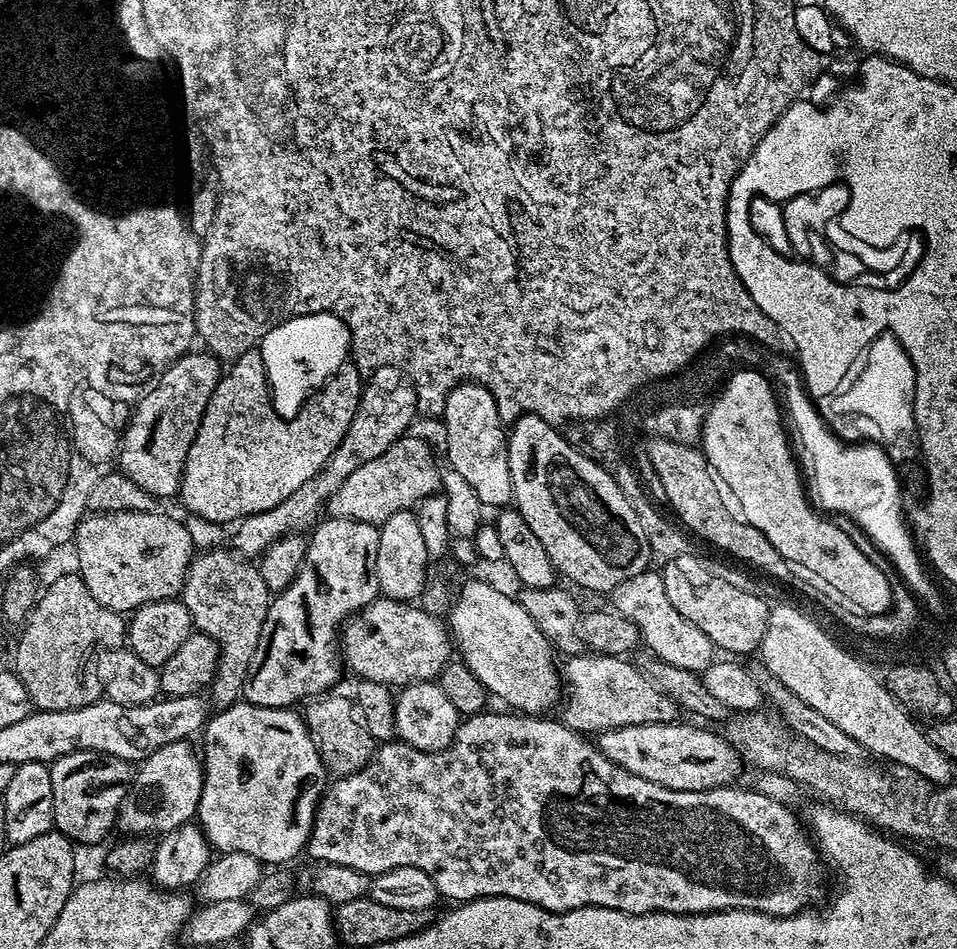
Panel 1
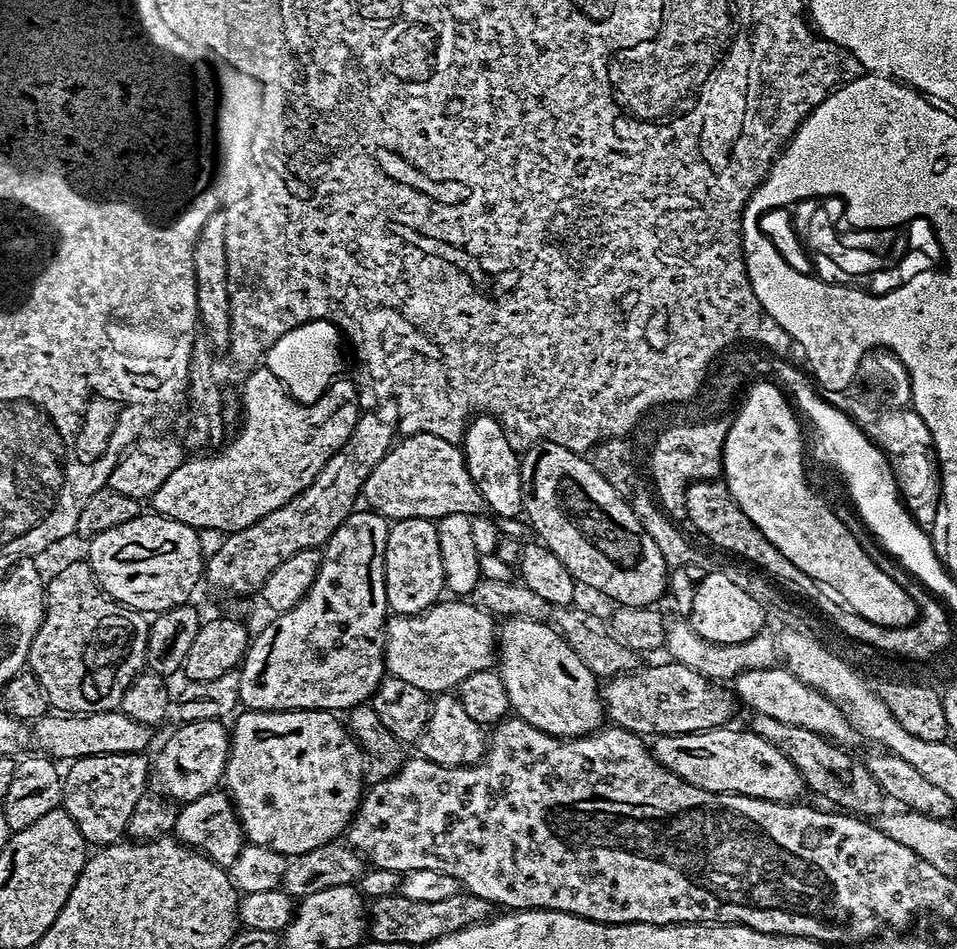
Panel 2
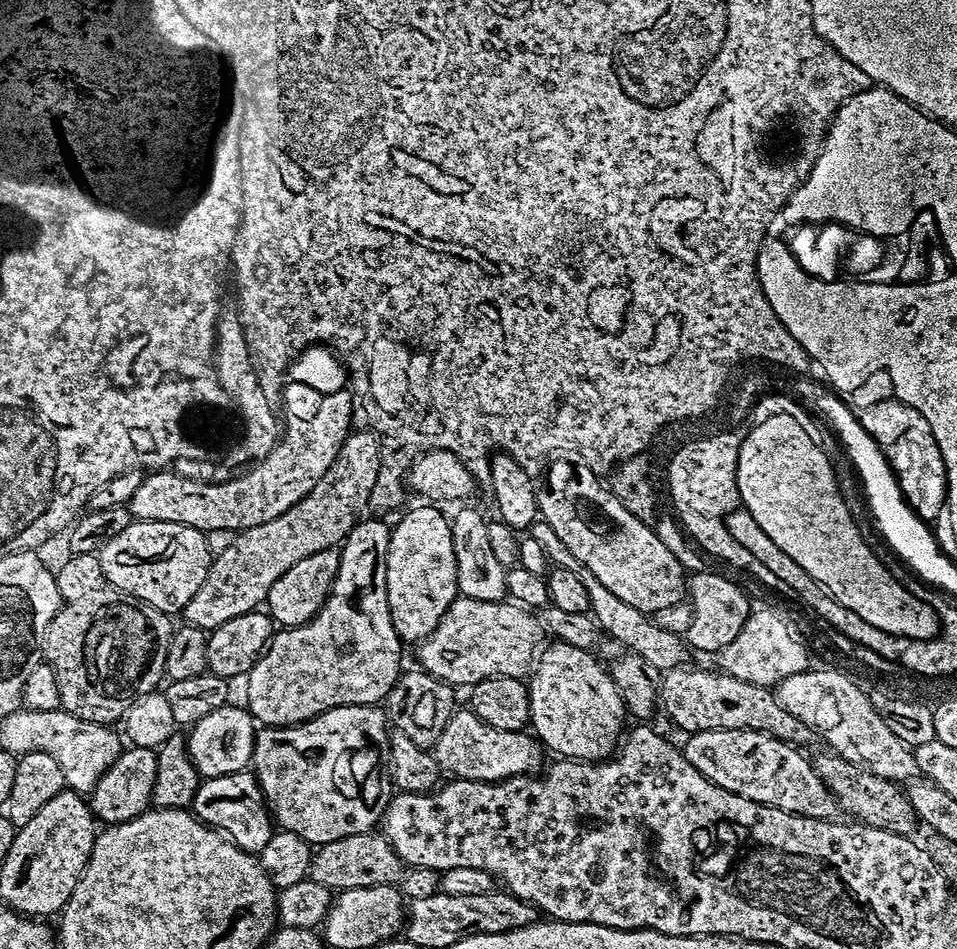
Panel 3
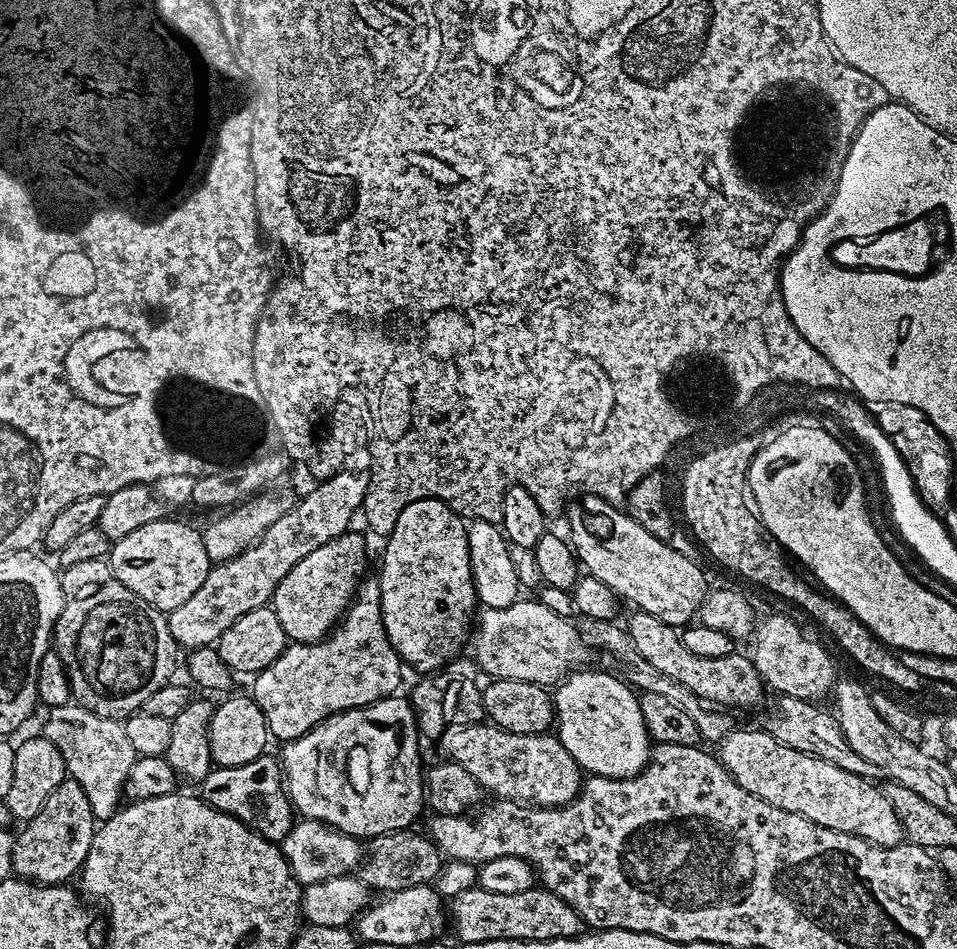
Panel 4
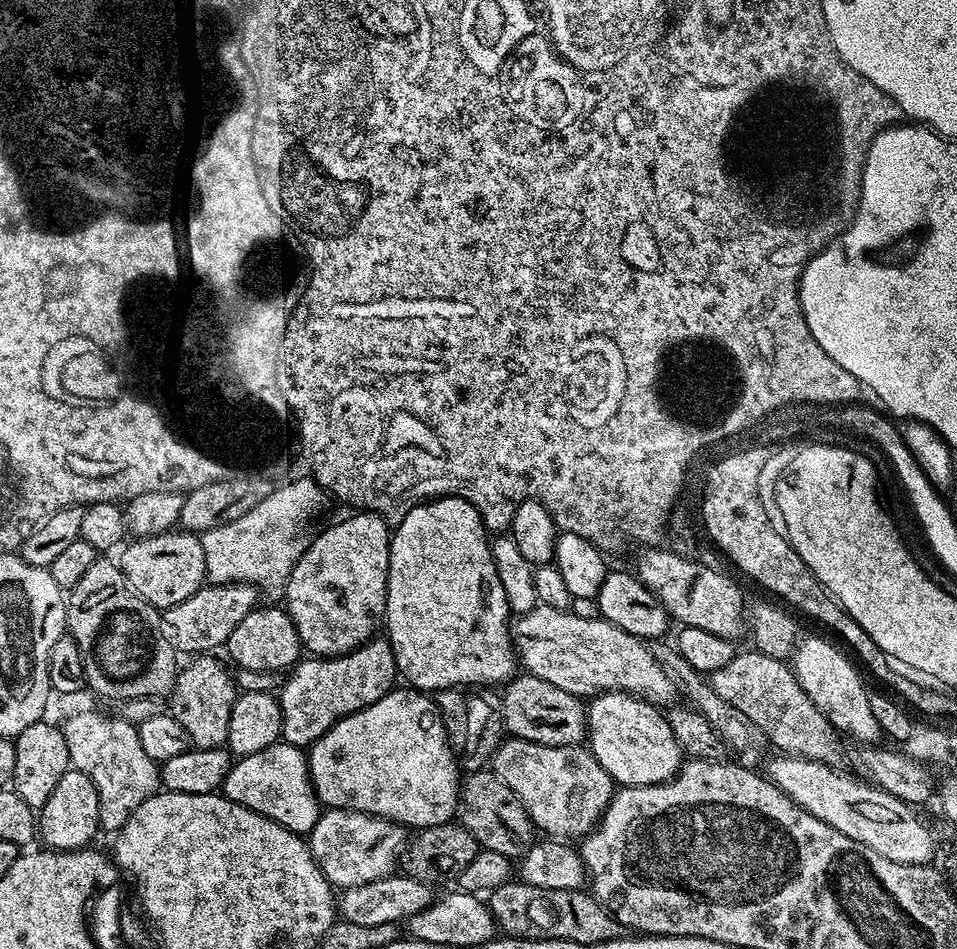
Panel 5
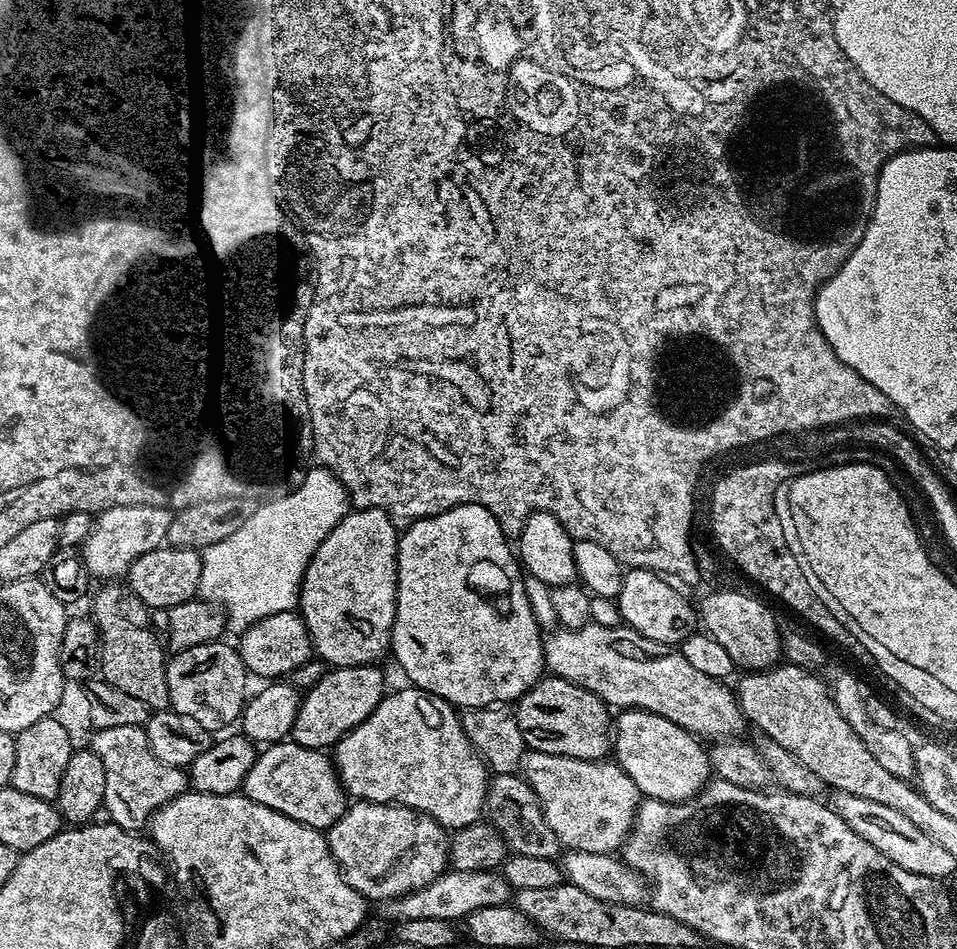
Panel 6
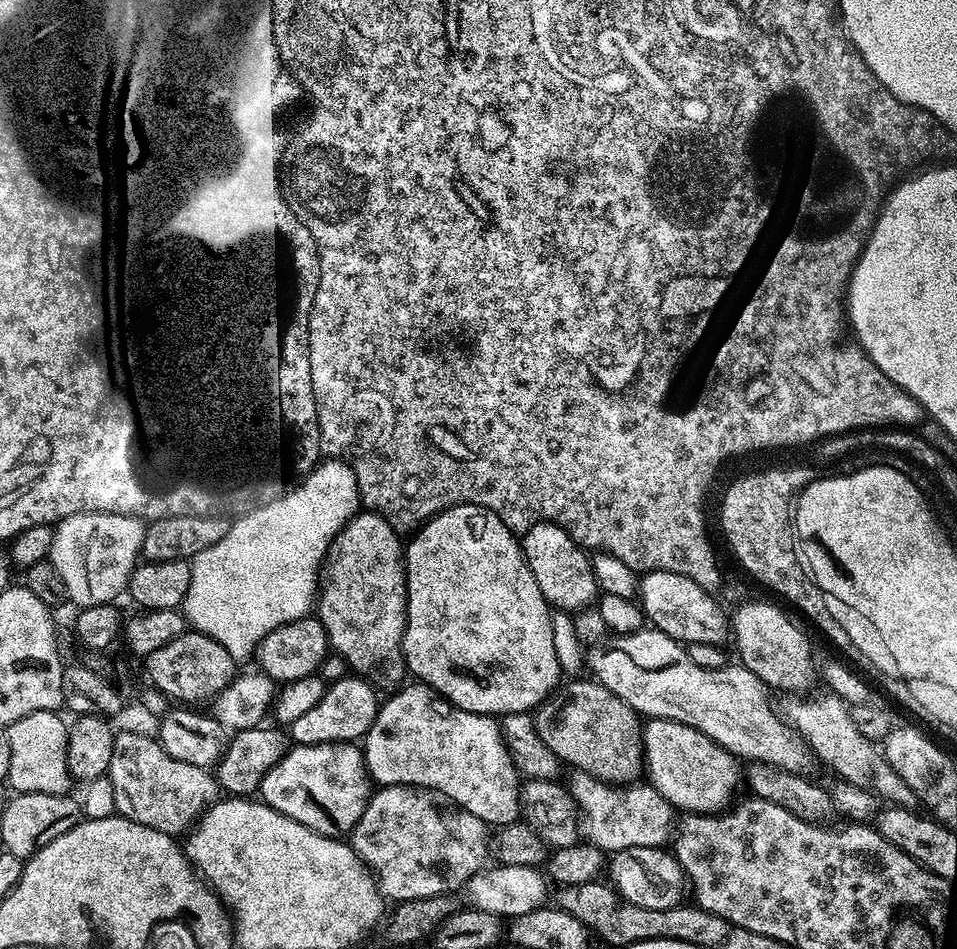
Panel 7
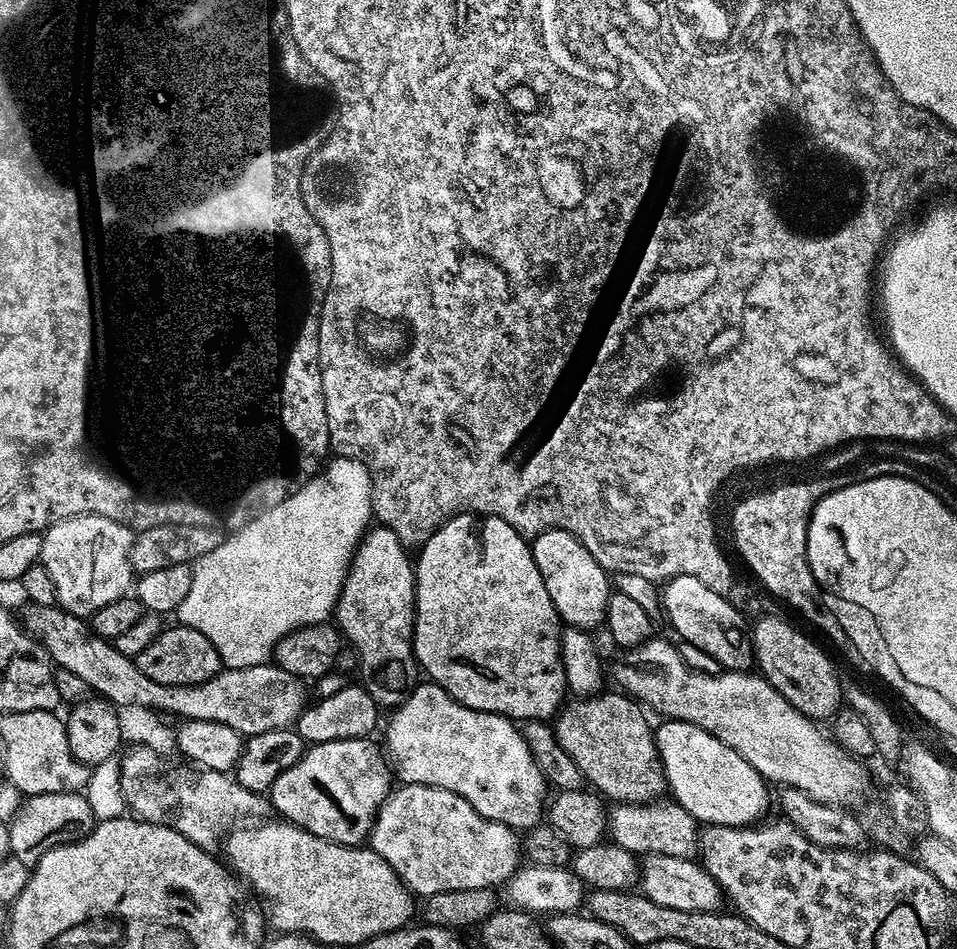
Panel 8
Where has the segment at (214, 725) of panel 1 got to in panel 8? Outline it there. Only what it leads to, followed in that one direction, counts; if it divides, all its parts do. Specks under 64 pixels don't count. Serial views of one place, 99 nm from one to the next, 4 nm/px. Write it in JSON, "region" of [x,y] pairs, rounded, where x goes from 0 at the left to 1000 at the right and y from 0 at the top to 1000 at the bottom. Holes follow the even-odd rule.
{"region":[[[450,719],[436,720],[424,740],[413,747],[409,754],[403,800],[413,821],[419,827],[444,826],[473,834],[485,841],[503,860],[538,875],[559,872],[569,863],[571,840],[574,838],[575,827],[562,811],[544,768],[531,756],[488,746],[487,743],[473,738],[466,727]]]}

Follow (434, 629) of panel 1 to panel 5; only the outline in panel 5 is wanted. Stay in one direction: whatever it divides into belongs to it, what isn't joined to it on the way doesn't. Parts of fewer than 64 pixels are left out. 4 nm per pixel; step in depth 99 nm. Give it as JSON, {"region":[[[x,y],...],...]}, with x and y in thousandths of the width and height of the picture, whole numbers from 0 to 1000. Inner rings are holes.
{"region":[[[567,639],[546,646],[540,653],[543,654],[537,658],[537,682],[546,707],[583,723],[583,727],[591,727],[607,736],[622,736],[628,729],[656,729],[659,733],[668,733],[670,738],[687,744],[697,743],[702,740],[697,738],[708,733],[706,721],[690,698],[684,695],[680,682],[668,670],[642,660],[635,653],[604,651],[597,643],[588,645]]]}

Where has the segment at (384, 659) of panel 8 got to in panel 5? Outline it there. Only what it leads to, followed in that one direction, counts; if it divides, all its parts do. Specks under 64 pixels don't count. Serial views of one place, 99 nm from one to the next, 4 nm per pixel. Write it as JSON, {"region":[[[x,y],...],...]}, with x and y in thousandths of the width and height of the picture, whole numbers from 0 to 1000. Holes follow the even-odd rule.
{"region":[[[383,537],[368,543],[372,544],[364,544],[325,566],[295,624],[315,680],[330,693],[369,687],[390,673],[403,653],[408,552],[402,545]]]}

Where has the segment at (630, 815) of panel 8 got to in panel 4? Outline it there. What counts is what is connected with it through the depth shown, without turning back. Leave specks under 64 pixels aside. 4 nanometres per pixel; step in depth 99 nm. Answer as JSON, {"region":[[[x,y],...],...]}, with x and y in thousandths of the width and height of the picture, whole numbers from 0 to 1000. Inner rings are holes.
{"region":[[[513,761],[493,763],[490,767],[481,767],[467,777],[471,804],[483,807],[502,826],[503,831],[515,835],[515,840],[530,841],[546,845],[562,851],[586,851],[606,838],[608,829],[608,810],[601,799],[587,786],[581,773],[537,773],[528,767],[519,767]]]}

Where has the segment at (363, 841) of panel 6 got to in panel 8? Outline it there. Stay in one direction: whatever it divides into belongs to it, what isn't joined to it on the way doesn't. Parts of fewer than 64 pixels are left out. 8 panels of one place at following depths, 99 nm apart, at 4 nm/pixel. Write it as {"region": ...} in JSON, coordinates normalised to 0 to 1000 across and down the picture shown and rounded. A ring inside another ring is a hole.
{"region":[[[421,826],[406,836],[389,868],[385,889],[412,916],[427,939],[441,946],[470,938],[524,935],[545,908],[545,887],[538,874],[503,860],[473,834],[444,826]]]}

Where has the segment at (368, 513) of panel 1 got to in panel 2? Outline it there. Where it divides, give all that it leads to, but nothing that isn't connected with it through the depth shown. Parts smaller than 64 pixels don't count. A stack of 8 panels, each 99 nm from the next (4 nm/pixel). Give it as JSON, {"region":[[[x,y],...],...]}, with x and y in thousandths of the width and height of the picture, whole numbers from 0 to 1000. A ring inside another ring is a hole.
{"region":[[[438,453],[434,456],[427,456],[423,458],[423,463],[418,465],[418,463],[408,472],[403,479],[400,481],[399,486],[395,487],[394,491],[387,497],[386,504],[382,504],[379,516],[377,518],[380,529],[385,529],[383,534],[388,538],[396,541],[401,547],[413,550],[415,548],[423,548],[428,545],[437,545],[443,548],[457,549],[466,542],[487,542],[488,544],[499,544],[505,543],[509,538],[509,531],[503,523],[503,518],[498,514],[498,510],[495,508],[494,504],[491,503],[491,497],[487,494],[486,483],[484,478],[484,473],[476,467],[476,469],[469,464],[469,460],[462,458],[461,456],[454,457],[451,455],[444,455],[444,453]]]}

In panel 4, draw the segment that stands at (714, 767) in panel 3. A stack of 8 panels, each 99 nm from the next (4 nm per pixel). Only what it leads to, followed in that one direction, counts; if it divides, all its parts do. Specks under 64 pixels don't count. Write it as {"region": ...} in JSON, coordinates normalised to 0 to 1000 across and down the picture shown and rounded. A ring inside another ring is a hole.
{"region":[[[766,769],[761,772],[758,778],[751,782],[750,800],[757,809],[764,815],[765,819],[771,824],[771,828],[778,830],[784,837],[788,837],[792,841],[796,841],[800,845],[805,845],[805,849],[813,849],[817,854],[821,854],[825,858],[834,858],[838,862],[842,862],[846,866],[851,866],[855,870],[863,870],[867,875],[876,875],[877,877],[883,877],[884,879],[892,879],[897,883],[902,885],[908,885],[910,889],[916,889],[923,894],[932,894],[935,889],[941,888],[946,884],[945,870],[941,868],[939,861],[936,860],[935,849],[931,847],[930,841],[927,839],[923,829],[914,830],[910,821],[903,821],[897,816],[885,815],[884,811],[877,810],[876,807],[868,806],[867,803],[861,802],[857,798],[851,798],[846,793],[838,793],[832,789],[827,789],[825,786],[819,785],[806,774],[806,772],[799,769],[793,769],[793,771],[772,771],[772,769]]]}

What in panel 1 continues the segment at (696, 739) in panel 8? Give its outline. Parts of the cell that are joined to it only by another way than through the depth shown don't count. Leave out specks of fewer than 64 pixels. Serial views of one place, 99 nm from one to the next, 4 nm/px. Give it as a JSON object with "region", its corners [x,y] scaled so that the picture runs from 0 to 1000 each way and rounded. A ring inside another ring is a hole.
{"region":[[[493,611],[485,621],[480,622],[475,629],[470,646],[466,650],[474,683],[483,692],[489,705],[504,719],[504,723],[515,734],[518,733],[532,747],[543,752],[573,752],[577,745],[580,747],[587,738],[587,712],[583,700],[577,697],[579,684],[572,672],[558,660],[554,647],[545,643],[542,631],[521,624],[514,615],[505,615],[502,611]]]}

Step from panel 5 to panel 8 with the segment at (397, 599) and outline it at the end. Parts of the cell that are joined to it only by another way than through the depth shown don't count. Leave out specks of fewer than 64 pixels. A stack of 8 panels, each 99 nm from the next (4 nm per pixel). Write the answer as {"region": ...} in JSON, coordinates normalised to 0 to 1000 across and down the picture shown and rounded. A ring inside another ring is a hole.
{"region":[[[492,537],[474,544],[461,555],[455,557],[451,566],[439,577],[439,587],[433,590],[435,600],[435,659],[431,669],[431,684],[435,690],[436,701],[441,705],[450,720],[457,721],[462,727],[472,732],[473,738],[494,746],[501,750],[515,750],[521,754],[529,754],[536,761],[550,759],[572,760],[584,751],[591,738],[591,724],[589,718],[589,704],[585,692],[585,669],[587,654],[581,645],[579,634],[575,634],[575,626],[571,626],[571,613],[566,613],[566,605],[562,605],[562,596],[558,596],[556,579],[553,570],[541,563],[541,558],[531,556],[529,563],[531,570],[518,569],[509,573],[506,568],[513,563],[514,556],[527,556],[529,549],[526,543],[515,542],[506,544]]]}

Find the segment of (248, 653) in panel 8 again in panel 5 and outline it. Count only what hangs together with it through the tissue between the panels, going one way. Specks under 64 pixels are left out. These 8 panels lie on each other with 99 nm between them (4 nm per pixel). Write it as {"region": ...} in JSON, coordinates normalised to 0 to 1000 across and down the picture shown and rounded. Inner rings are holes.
{"region":[[[305,506],[285,513],[282,525],[274,525],[261,542],[228,554],[209,565],[213,581],[213,605],[224,615],[262,615],[269,621],[296,621],[301,606],[313,590],[324,569],[318,560],[339,535],[341,519],[329,506]]]}

